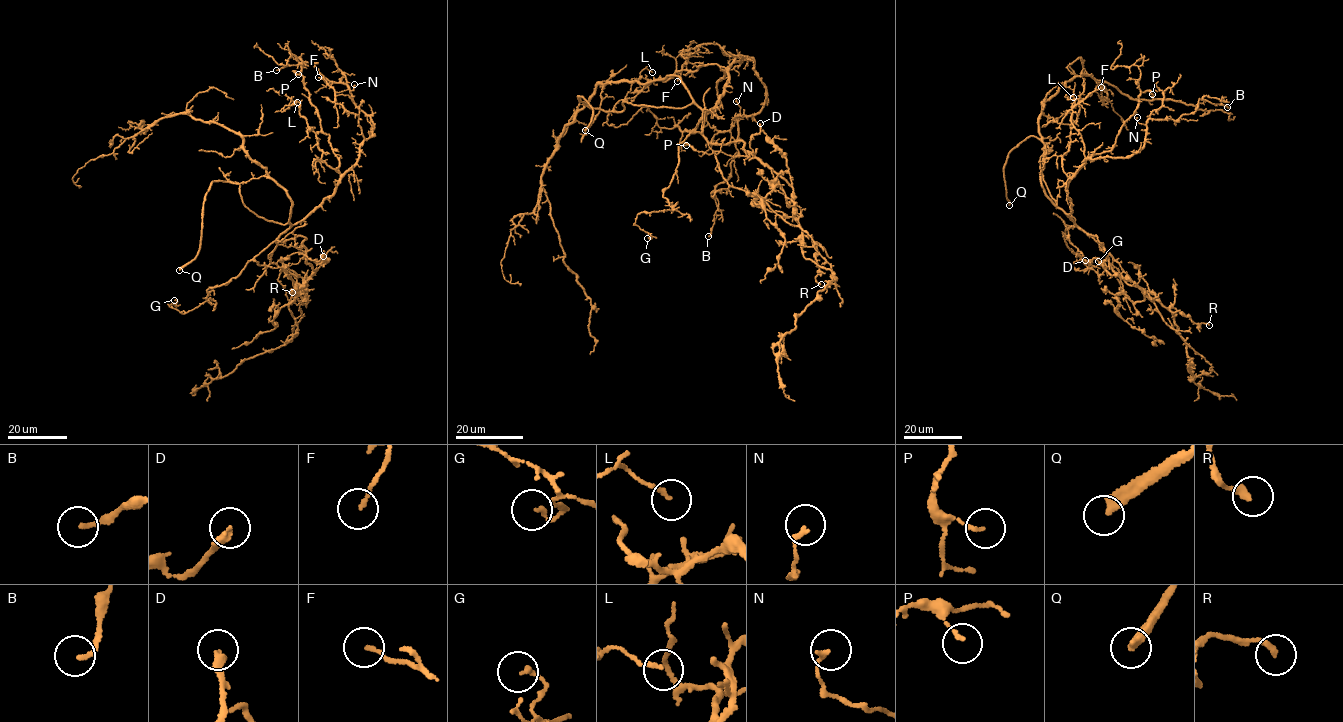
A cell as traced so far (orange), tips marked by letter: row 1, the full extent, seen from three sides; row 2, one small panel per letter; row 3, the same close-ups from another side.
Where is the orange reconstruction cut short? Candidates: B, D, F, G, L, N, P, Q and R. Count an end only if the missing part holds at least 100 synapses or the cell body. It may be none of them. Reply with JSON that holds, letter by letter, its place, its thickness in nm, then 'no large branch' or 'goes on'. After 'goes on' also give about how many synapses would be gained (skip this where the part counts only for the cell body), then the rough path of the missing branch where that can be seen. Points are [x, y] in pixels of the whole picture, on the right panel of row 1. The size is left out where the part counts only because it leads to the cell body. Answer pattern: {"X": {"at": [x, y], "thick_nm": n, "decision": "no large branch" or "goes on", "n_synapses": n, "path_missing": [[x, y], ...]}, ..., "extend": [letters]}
{"B": {"at": [1227, 107], "thick_nm": 150, "decision": "no large branch"}, "D": {"at": [1085, 260], "thick_nm": 300, "decision": "no large branch"}, "F": {"at": [1101, 87], "thick_nm": 140, "decision": "no large branch"}, "G": {"at": [1098, 261], "thick_nm": 120, "decision": "no large branch"}, "L": {"at": [1073, 97], "thick_nm": 130, "decision": "no large branch"}, "N": {"at": [1137, 117], "thick_nm": 150, "decision": "no large branch"}, "P": {"at": [1152, 94], "thick_nm": 120, "decision": "no large branch"}, "Q": {"at": [1009, 205], "thick_nm": 340, "decision": "goes on", "path_missing": [[1009, 205], [1008, 222]]}, "R": {"at": [1209, 325], "thick_nm": 240, "decision": "no large branch"}, "extend": ["Q"]}

